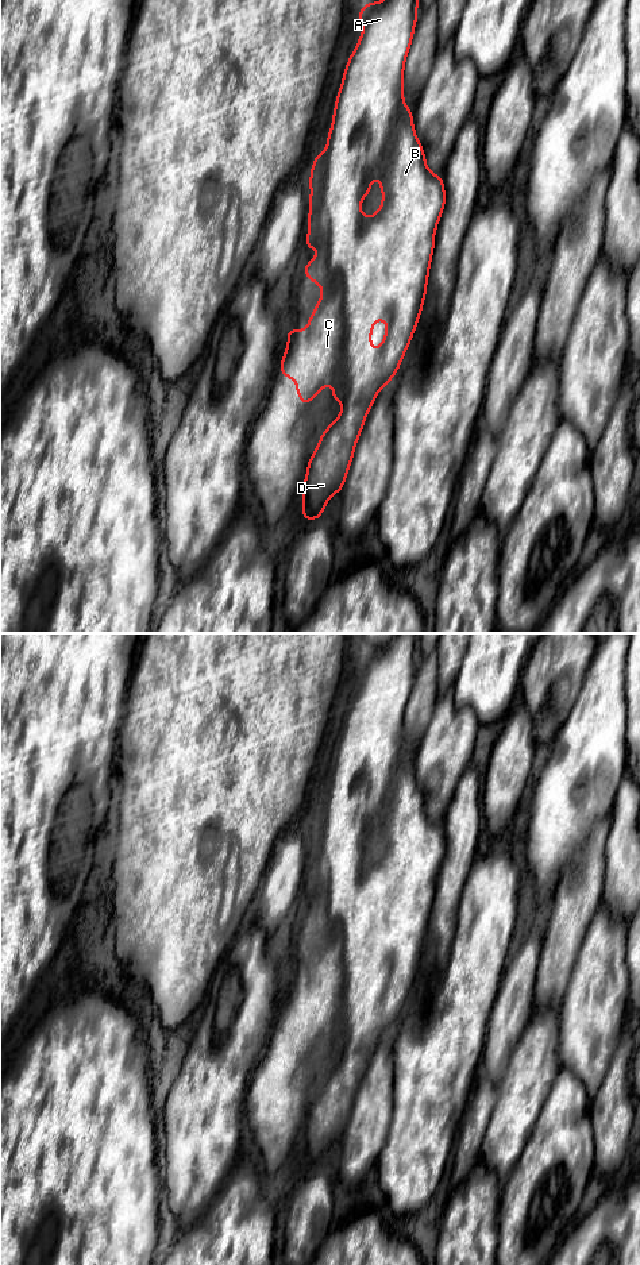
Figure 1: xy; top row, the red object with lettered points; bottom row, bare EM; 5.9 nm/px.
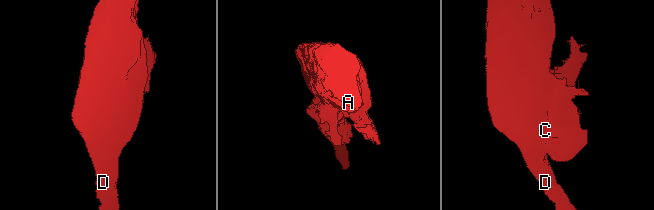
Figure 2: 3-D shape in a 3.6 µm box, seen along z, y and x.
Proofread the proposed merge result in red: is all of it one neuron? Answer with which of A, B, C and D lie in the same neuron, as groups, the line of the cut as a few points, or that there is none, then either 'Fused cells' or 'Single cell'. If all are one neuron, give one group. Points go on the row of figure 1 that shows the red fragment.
Groups: A B D / C. Split along xy (322, 254), (340, 288), (343, 354), (334, 384). Fused cells

